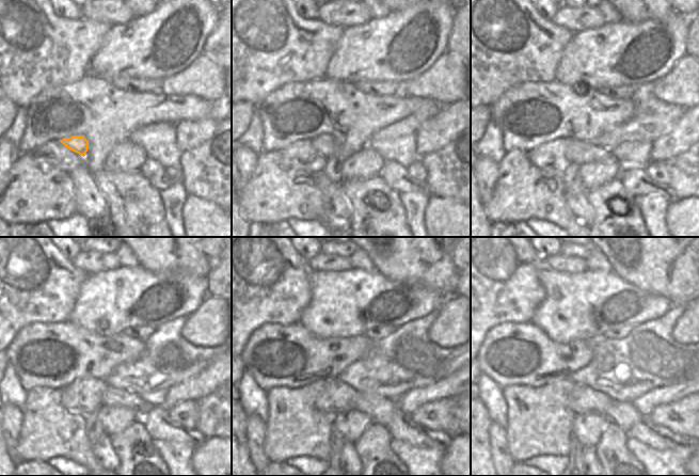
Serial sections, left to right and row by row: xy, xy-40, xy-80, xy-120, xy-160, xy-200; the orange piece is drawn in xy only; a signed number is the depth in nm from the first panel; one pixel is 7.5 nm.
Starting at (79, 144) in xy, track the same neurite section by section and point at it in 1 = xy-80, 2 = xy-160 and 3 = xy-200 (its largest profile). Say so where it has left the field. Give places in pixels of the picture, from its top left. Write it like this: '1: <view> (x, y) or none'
1: xy-80 (576, 152)
2: xy-160 (380, 410)
3: xy-200 (623, 414)

